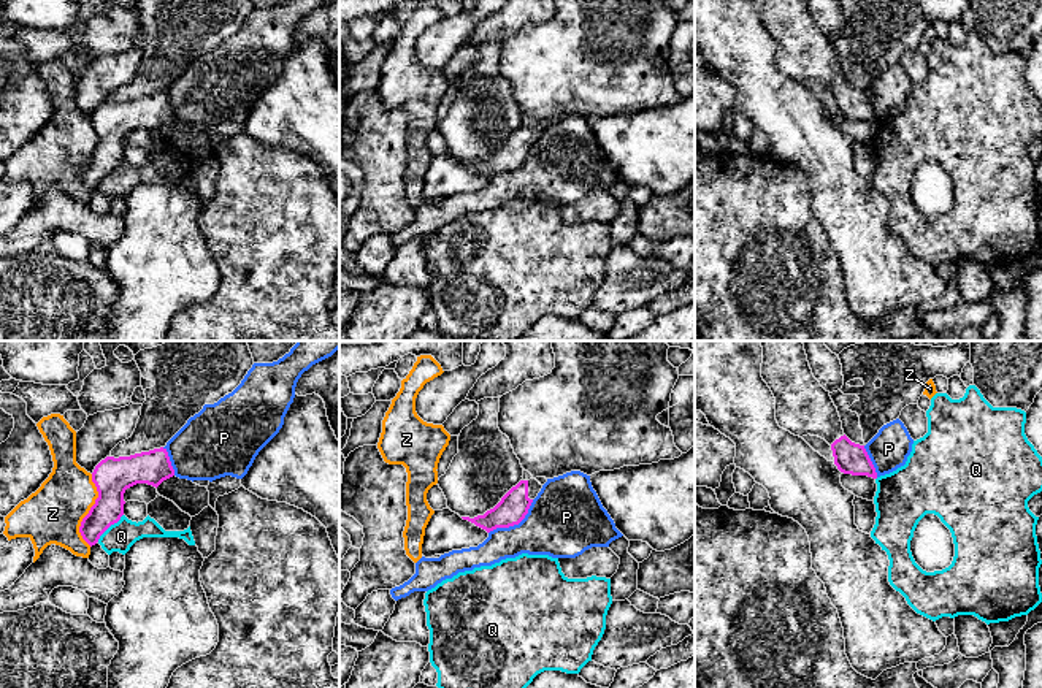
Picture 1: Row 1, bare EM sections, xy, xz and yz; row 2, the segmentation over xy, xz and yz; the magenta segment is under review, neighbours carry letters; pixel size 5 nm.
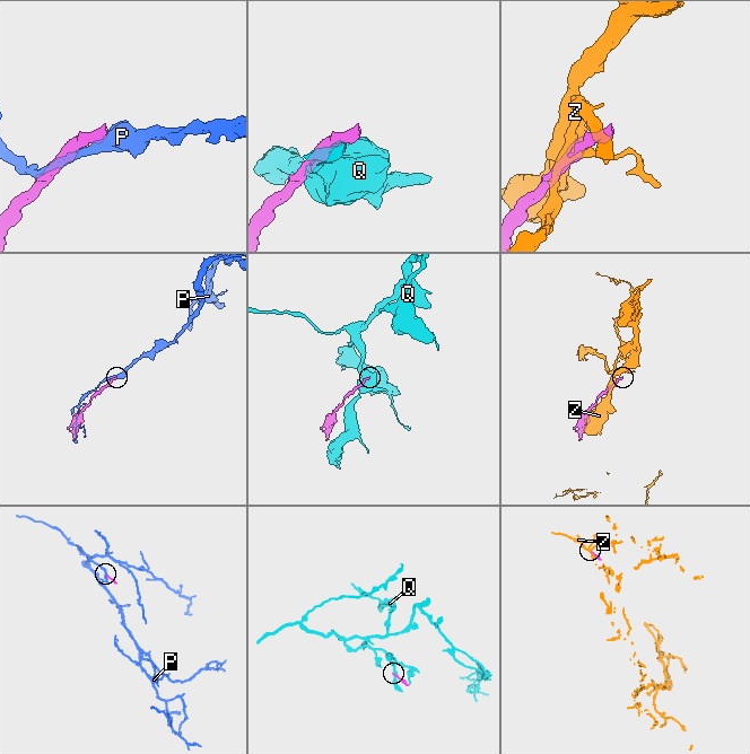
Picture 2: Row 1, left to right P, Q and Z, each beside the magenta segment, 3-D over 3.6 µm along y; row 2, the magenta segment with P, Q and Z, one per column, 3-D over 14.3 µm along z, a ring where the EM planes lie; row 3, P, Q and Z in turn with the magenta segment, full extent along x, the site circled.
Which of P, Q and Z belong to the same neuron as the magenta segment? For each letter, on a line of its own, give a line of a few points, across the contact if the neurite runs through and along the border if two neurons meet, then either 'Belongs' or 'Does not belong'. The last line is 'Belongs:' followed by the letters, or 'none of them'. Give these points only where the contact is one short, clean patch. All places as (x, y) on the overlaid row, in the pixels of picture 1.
P: Line: xz (533, 500), (528, 512), (517, 523), (497, 527), (489, 533). Does not belong
Q: Does not belong
Z: Does not belong
Belongs: none of them

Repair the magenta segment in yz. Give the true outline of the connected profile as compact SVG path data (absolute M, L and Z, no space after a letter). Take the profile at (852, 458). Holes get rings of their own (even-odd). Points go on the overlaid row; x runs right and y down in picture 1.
M761 341L761 377L776 398L776 420L780 428L795 436L818 436L833 450L834 464L844 474L868 476L877 479L875 468L864 445L852 442L842 430L842 422L829 392L814 377L803 341Z

